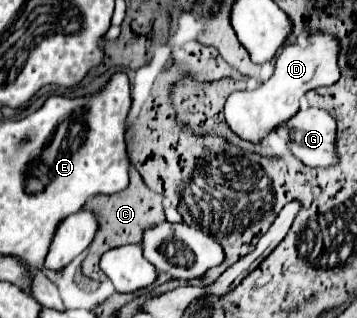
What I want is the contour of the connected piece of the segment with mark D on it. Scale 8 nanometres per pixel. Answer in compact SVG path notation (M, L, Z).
M306 28L306 46L300 42L284 44L280 54L276 56L276 68L268 82L260 84L254 90L234 92L228 96L226 102L226 122L230 128L244 140L258 142L260 130L274 130L276 126L284 124L298 112L298 100L310 90L320 86L332 86L340 80L340 68L338 68L338 54L340 54L340 42L336 36Z

